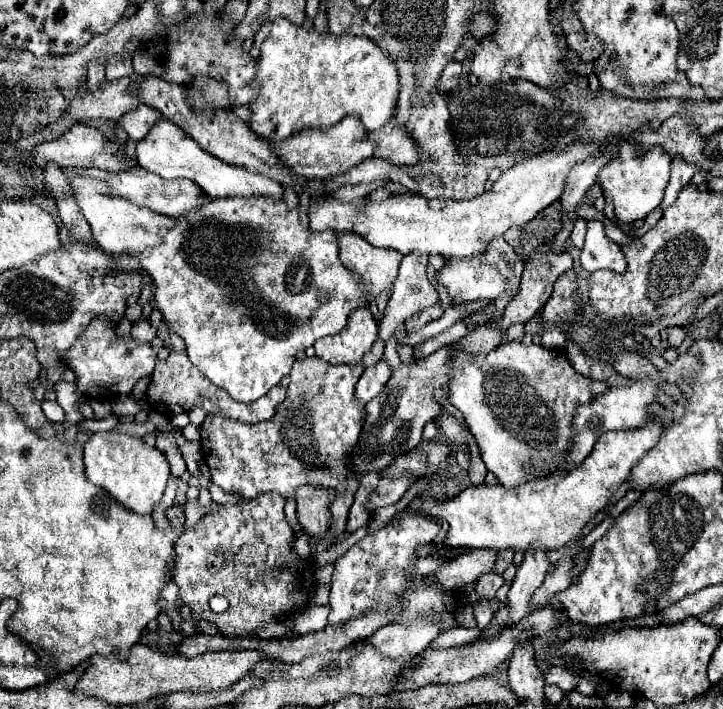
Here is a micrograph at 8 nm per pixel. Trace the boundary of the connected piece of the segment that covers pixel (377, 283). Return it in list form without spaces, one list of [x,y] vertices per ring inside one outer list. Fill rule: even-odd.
[[[340,233],[338,245],[340,261],[346,269],[362,279],[360,283],[368,291],[368,301],[376,301],[378,297],[388,293],[388,289],[392,289],[398,277],[400,261],[404,257],[402,253],[372,247],[368,241],[354,233]]]

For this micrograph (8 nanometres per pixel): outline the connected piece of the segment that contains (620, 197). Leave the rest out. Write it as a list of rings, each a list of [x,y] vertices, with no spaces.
[[[628,141],[618,143],[616,157],[600,169],[596,179],[596,183],[604,191],[604,197],[612,201],[618,221],[632,223],[638,219],[646,219],[646,215],[660,205],[664,189],[670,181],[670,161],[670,155],[660,145],[642,151],[642,147],[636,147]]]

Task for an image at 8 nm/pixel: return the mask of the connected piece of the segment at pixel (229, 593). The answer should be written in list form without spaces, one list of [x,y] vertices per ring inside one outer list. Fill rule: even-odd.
[[[262,493],[252,501],[242,501],[240,505],[222,505],[206,513],[194,527],[186,529],[176,539],[174,551],[176,567],[172,579],[180,587],[180,601],[190,609],[190,617],[214,623],[222,635],[236,637],[258,633],[270,621],[300,611],[310,599],[314,585],[314,571],[310,569],[312,561],[294,551],[294,531],[286,521],[284,497],[280,497],[280,493]],[[212,595],[226,597],[230,607],[224,613],[212,613],[208,607],[208,599]]]

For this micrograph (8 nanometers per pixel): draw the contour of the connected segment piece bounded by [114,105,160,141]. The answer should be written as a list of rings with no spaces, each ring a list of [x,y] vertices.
[[[140,105],[138,109],[134,109],[134,111],[126,113],[124,117],[116,119],[114,125],[120,127],[120,129],[124,129],[130,139],[140,141],[140,139],[146,137],[146,133],[150,131],[150,127],[156,123],[158,117],[160,117],[160,115],[156,113],[156,109],[146,107],[146,105]]]

